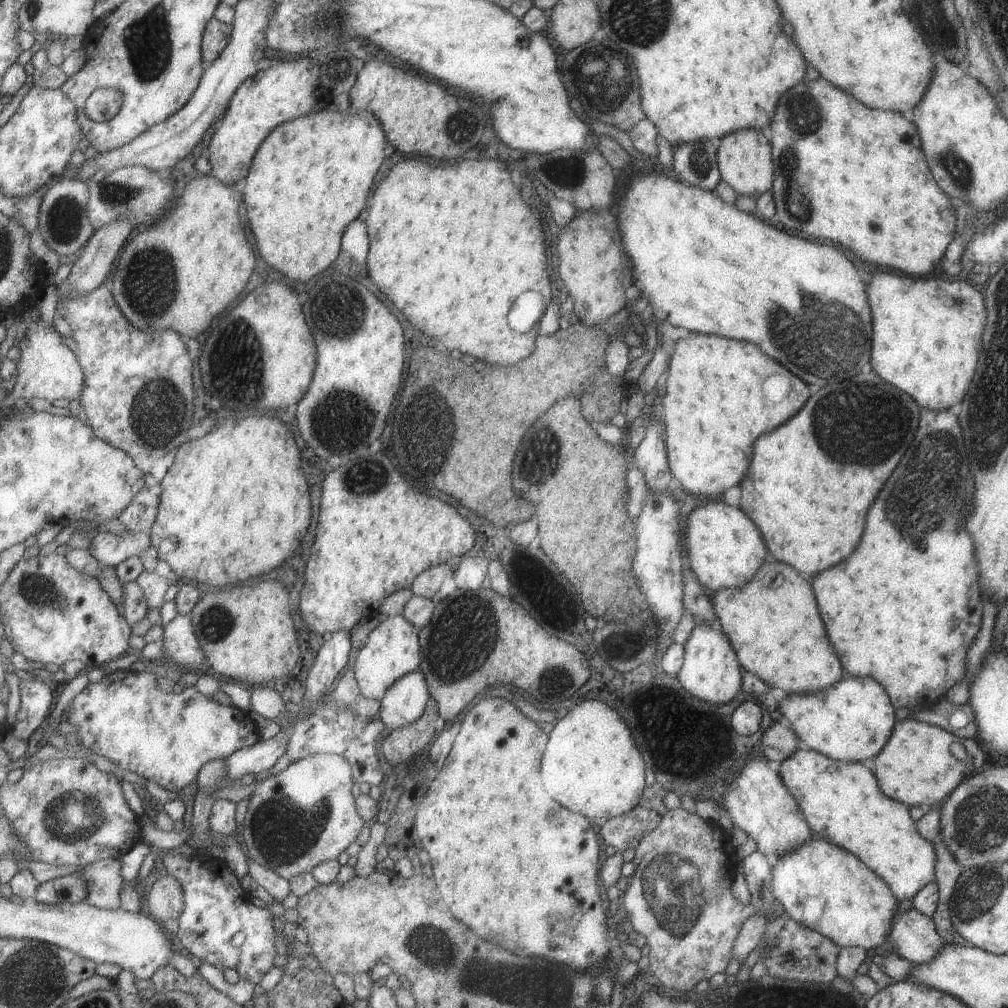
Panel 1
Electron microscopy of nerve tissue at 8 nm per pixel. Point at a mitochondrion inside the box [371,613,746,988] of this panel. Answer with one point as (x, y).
(677, 876)

